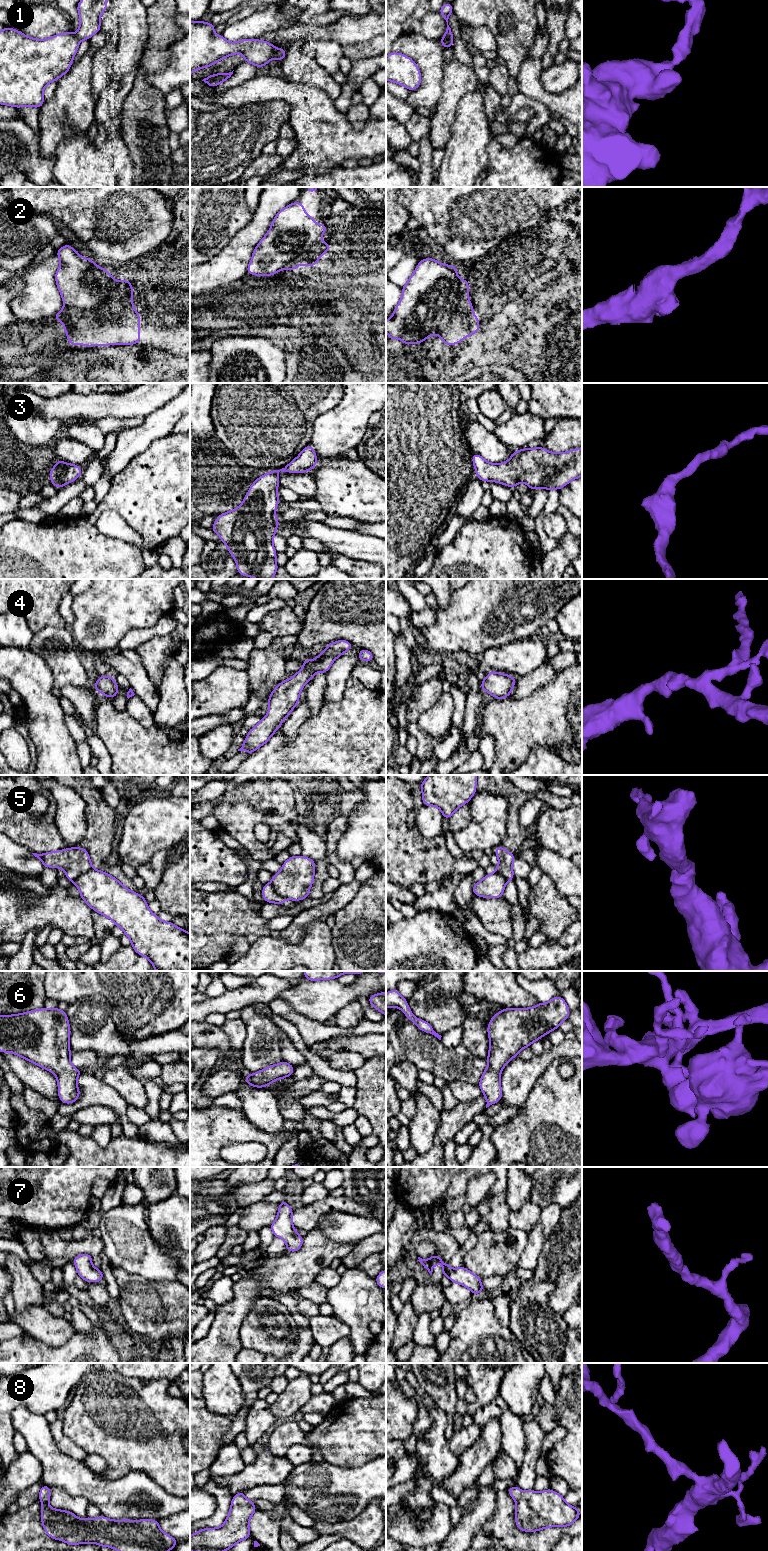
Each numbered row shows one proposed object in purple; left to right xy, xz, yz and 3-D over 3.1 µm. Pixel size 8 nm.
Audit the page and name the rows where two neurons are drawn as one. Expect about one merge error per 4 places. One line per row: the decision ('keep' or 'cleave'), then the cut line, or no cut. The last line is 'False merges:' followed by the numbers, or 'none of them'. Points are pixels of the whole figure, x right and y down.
1: cleave; cut in xz along (276, 48), (273, 57)
2: keep; no cut
3: keep; no cut
4: keep; no cut
5: cleave; cut in xy along (92, 868), (72, 882)
6: keep; no cut
7: keep; no cut
8: keep; no cut
False merges: 1, 5

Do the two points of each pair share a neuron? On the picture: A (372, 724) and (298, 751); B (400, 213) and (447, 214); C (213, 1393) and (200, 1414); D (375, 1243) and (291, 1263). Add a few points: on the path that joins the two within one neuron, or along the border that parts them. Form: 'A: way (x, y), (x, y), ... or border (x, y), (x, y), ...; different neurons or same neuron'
A: way (354, 737), (338, 751), (316, 751); same neuron
B: border (396, 197), (411, 215); different neurons
C: border (203, 1397), (209, 1410), (226, 1416); different neurons
D: border (356, 1242), (354, 1247), (340, 1259); different neurons

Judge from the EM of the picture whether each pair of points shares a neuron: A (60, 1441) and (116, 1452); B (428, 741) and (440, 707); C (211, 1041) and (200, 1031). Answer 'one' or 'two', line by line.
A: two
B: two
C: one

